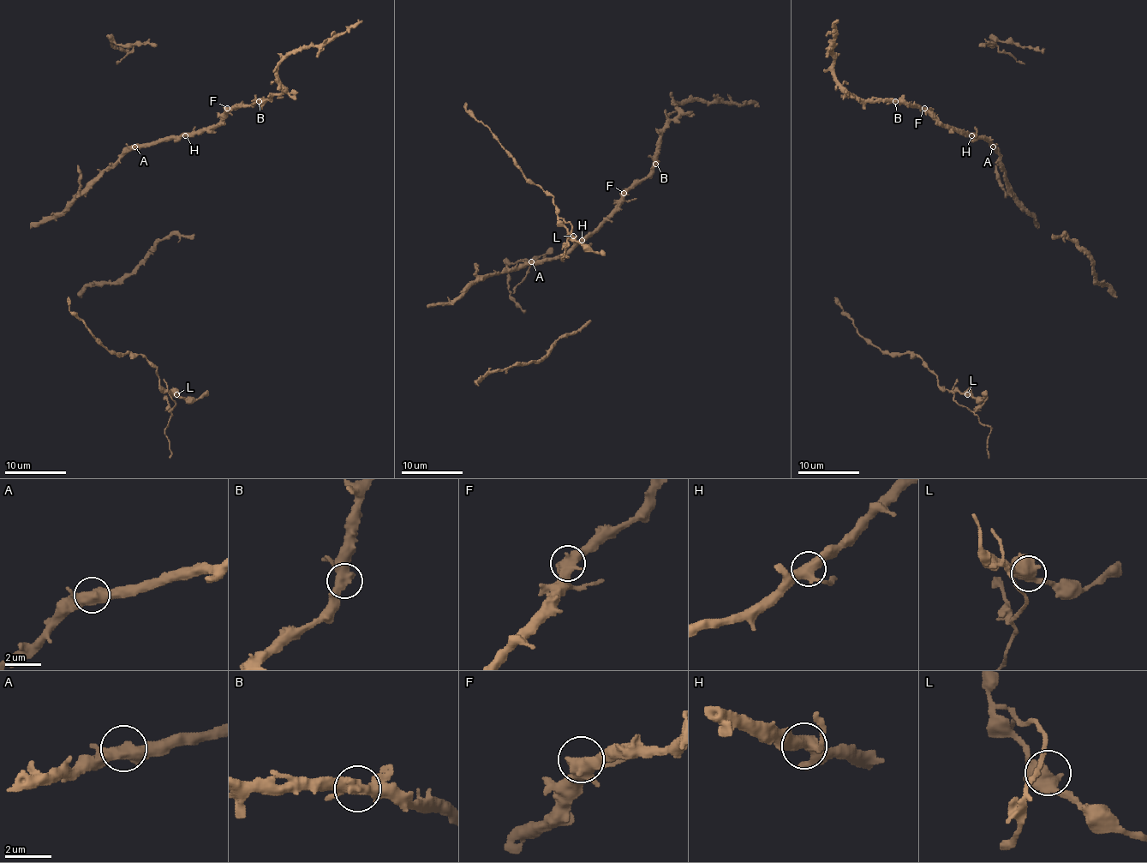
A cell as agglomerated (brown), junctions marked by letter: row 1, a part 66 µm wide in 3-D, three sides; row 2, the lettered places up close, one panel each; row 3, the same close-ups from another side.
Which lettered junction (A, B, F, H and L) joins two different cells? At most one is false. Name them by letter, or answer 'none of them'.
none of them

